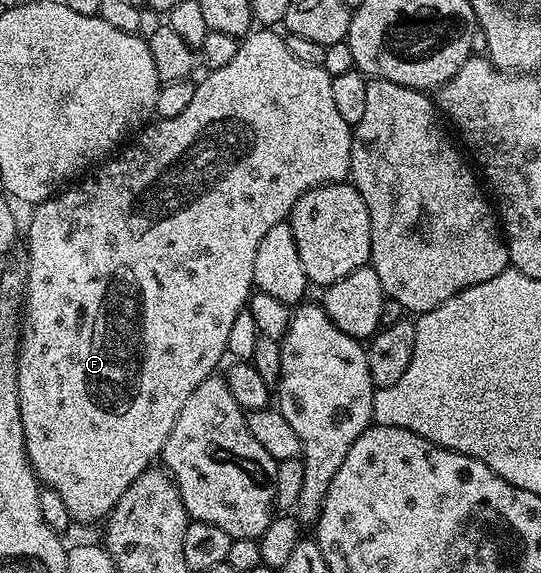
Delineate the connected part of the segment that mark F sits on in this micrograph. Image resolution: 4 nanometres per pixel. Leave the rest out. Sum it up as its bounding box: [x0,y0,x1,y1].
[18,29,353,524]

